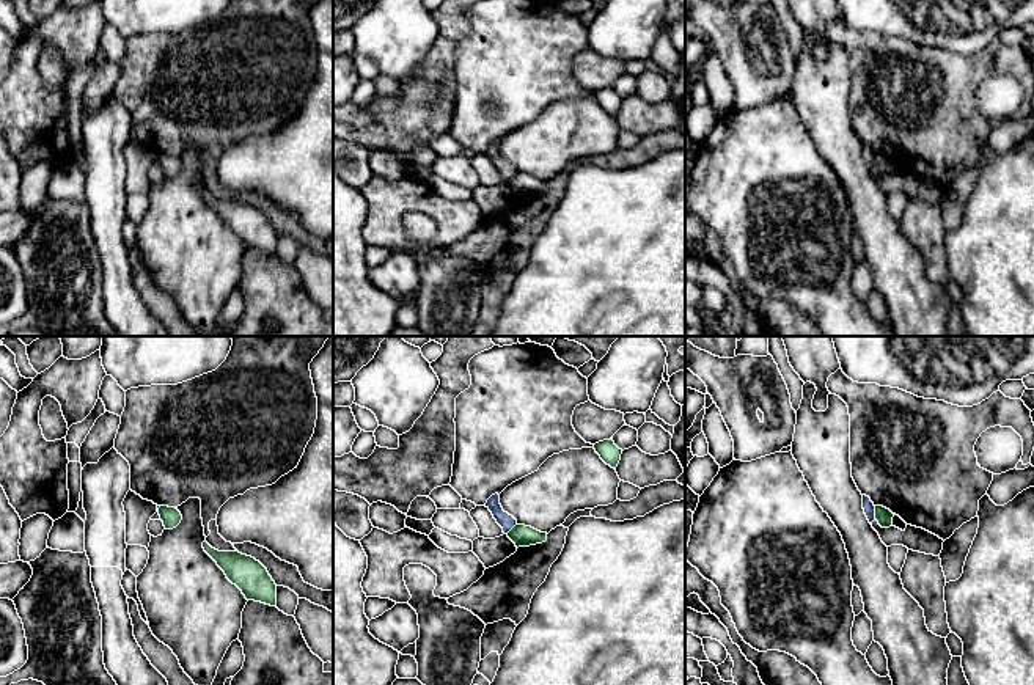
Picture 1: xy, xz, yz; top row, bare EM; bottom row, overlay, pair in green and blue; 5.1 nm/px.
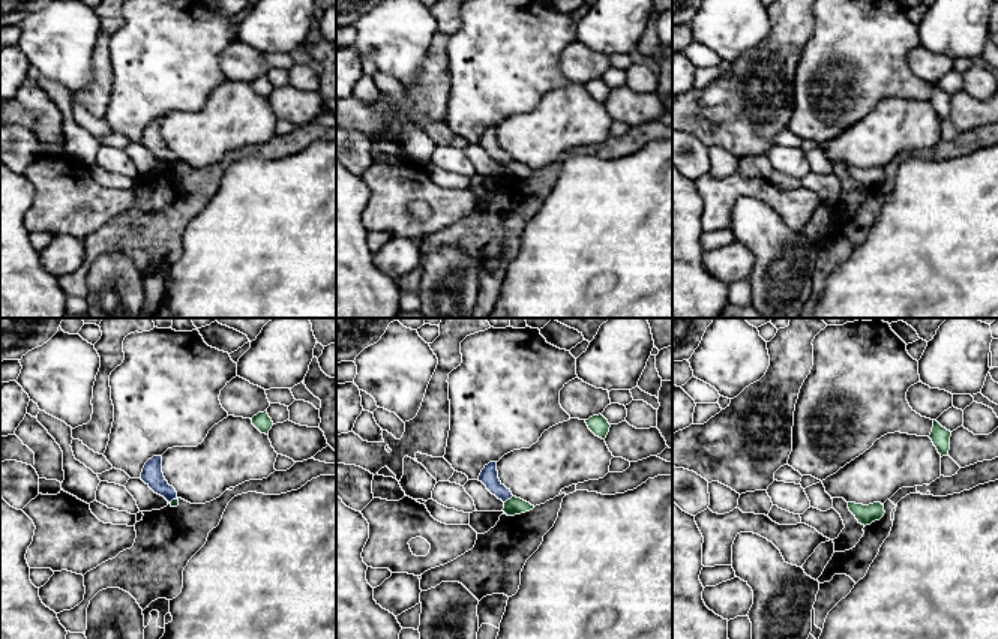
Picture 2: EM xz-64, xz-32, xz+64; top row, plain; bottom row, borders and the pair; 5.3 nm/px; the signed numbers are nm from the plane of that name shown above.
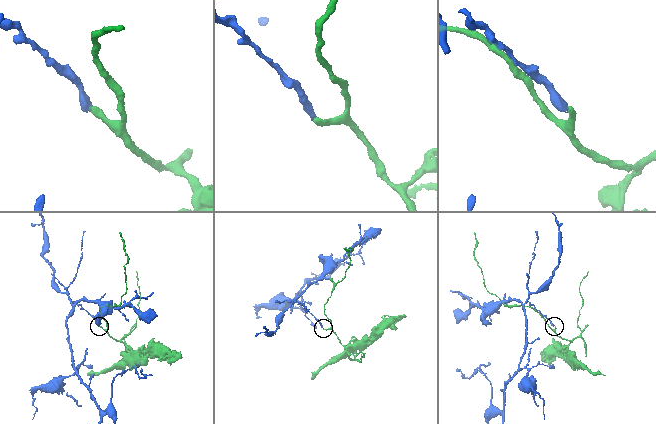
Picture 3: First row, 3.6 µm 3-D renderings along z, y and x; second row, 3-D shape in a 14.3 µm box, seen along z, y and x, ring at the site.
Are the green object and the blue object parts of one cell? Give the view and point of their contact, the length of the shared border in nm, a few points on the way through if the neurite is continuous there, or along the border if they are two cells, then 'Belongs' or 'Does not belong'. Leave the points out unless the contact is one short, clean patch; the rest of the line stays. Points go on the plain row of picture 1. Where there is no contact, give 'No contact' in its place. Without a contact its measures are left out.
Touches green at yz (876, 161). Shared border 70 nm. Boundary: yz (874, 154), (876, 167). Does not belong

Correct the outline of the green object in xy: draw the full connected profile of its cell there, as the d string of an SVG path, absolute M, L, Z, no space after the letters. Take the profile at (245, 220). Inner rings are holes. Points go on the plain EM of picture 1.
M206 189L203 196L247 248L277 255L277 233L259 209L239 200L218 200Z

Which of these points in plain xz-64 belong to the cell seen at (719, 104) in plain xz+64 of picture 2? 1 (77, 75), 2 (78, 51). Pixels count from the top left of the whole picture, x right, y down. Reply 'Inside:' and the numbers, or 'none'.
Inside: none

